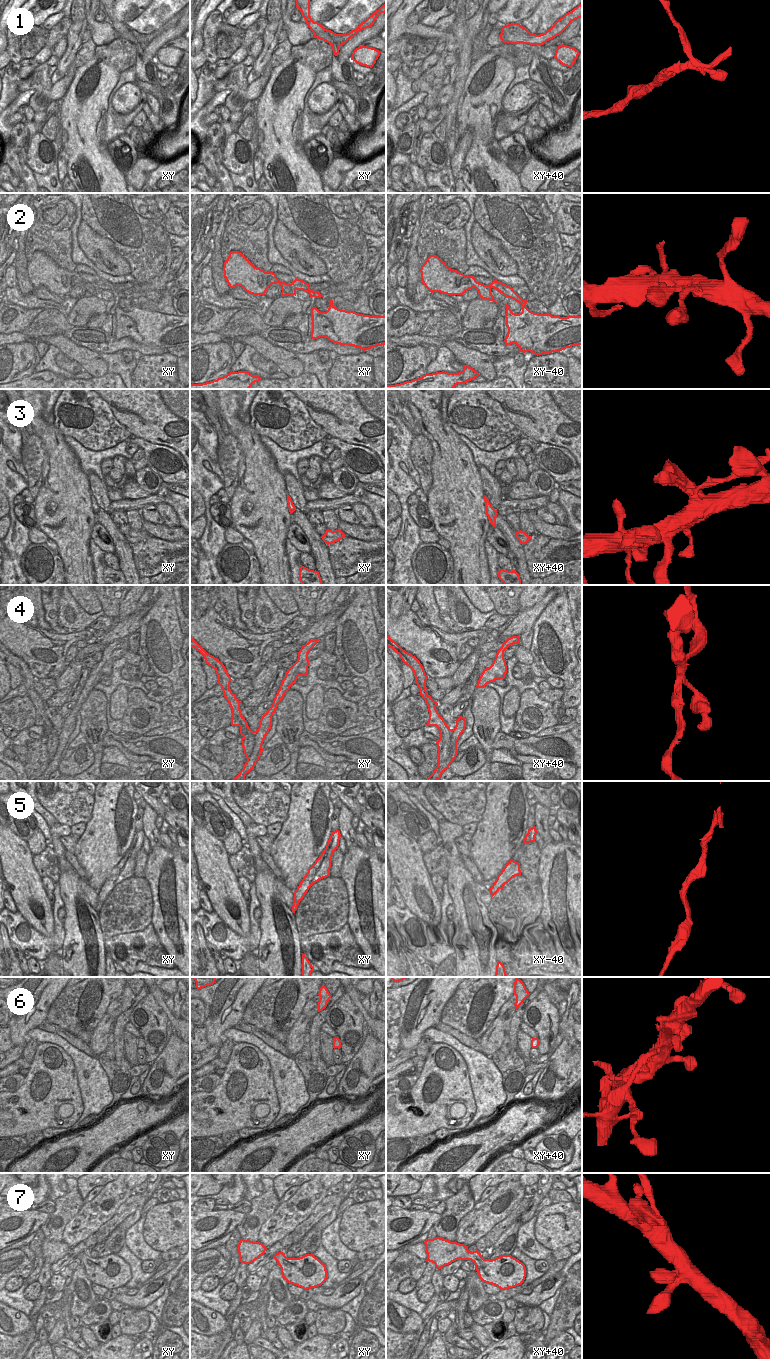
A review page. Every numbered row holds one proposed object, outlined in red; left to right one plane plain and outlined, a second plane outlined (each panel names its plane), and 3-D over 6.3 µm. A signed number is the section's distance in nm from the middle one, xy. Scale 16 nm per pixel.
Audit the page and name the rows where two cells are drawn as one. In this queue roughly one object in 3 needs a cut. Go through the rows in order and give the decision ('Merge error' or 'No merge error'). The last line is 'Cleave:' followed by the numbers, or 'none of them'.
1: Merge error
2: No merge error
3: Merge error
4: Merge error
5: No merge error
6: No merge error
7: No merge error
Cleave: 1, 3, 4

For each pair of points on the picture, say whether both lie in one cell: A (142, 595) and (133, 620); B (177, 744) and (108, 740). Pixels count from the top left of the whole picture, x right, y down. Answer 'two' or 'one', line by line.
A: two
B: one

